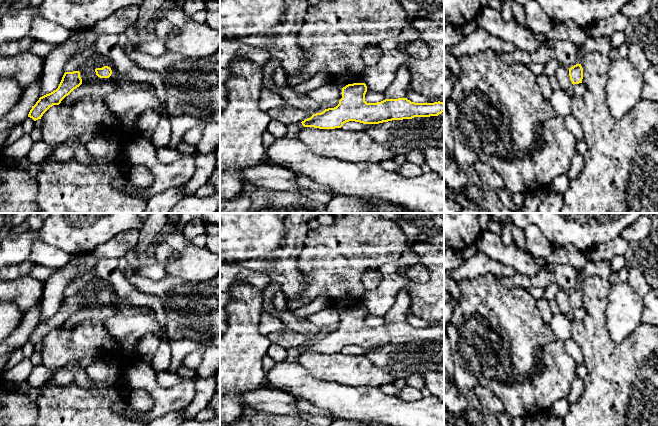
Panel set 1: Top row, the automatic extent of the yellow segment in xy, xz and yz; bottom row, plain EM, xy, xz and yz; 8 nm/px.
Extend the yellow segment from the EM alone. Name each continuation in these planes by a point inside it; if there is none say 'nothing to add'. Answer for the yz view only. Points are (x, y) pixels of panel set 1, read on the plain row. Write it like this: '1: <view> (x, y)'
nothing to add

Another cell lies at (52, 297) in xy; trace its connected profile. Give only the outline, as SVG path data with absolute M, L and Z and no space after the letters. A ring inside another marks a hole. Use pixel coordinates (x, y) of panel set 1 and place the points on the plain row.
M82 255L72 256L70 261L56 271L43 283L42 309L40 321L56 314L64 299L64 289L77 279L77 269Z

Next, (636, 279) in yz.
M628 267L627 283L642 297L651 289L644 274L634 267Z

